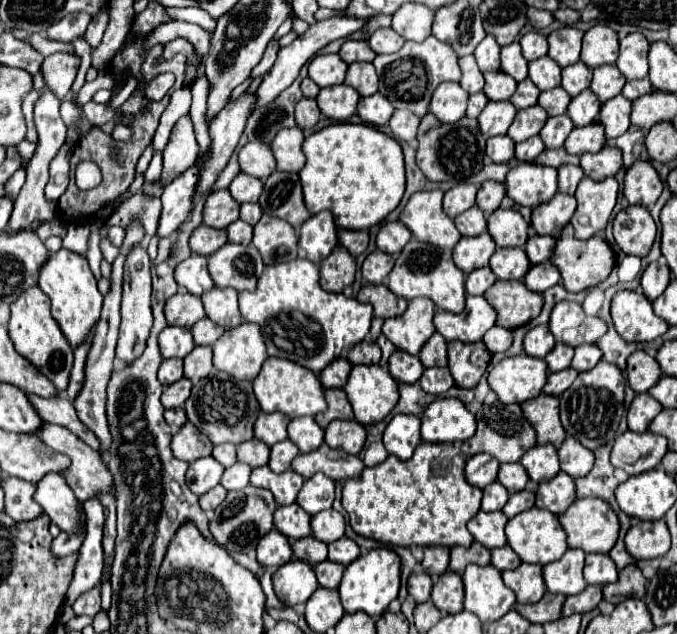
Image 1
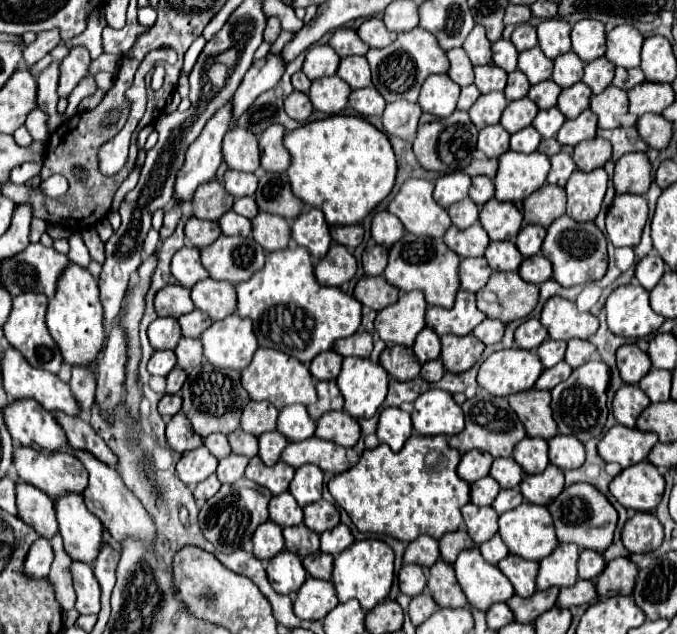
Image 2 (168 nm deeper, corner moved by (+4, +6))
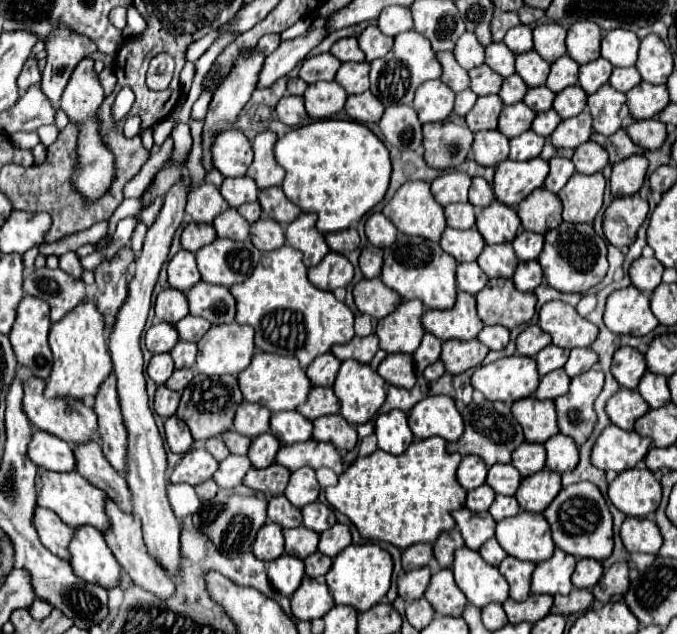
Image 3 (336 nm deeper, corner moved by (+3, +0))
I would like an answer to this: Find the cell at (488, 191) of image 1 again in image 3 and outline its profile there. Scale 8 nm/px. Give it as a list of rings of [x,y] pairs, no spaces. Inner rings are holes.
[[[474,177],[468,201],[474,207],[486,207],[486,205],[490,205],[494,201],[494,193],[492,193],[490,183],[486,179],[482,179],[482,177]]]

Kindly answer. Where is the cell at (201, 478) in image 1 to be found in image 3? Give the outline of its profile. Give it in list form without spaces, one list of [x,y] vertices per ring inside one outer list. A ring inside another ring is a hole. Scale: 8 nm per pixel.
[[[198,445],[182,457],[182,461],[176,465],[174,473],[170,475],[170,481],[198,485],[206,479],[212,479],[216,467],[218,467],[218,461],[202,445]]]

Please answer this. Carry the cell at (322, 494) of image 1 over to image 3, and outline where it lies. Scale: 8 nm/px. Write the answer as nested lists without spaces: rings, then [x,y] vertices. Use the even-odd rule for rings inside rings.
[[[302,467],[298,471],[292,471],[290,483],[288,483],[286,491],[284,491],[286,499],[290,499],[292,505],[296,505],[298,509],[302,509],[304,505],[316,501],[318,493],[320,493],[320,485],[316,481],[314,469]]]

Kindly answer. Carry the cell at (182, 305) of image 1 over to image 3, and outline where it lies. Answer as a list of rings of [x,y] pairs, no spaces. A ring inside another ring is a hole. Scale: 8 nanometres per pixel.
[[[164,289],[158,293],[156,303],[156,317],[166,323],[178,323],[182,317],[188,315],[188,301],[186,295],[178,289]]]

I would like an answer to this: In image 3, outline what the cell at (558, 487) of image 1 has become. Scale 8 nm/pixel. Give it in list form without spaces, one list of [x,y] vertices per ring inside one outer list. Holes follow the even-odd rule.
[[[542,469],[542,471],[522,479],[514,497],[518,499],[518,505],[522,511],[542,513],[554,501],[554,497],[560,493],[560,489],[562,489],[560,473]]]

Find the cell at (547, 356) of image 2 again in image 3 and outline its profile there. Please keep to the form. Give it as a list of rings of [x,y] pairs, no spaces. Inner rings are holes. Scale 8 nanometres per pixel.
[[[548,345],[544,347],[538,355],[536,355],[536,363],[538,363],[538,373],[540,375],[546,375],[554,369],[560,369],[564,367],[566,359],[568,359],[568,349],[562,349],[562,347],[556,347],[556,345]]]

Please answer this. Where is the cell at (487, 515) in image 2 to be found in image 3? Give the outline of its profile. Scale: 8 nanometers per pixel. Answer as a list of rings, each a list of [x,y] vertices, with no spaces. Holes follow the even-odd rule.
[[[462,507],[462,509],[454,511],[452,517],[454,517],[456,527],[460,529],[460,533],[464,537],[466,547],[470,547],[474,551],[478,551],[484,541],[488,541],[490,537],[494,537],[496,521],[492,519],[492,515],[488,511],[474,513],[474,511]]]

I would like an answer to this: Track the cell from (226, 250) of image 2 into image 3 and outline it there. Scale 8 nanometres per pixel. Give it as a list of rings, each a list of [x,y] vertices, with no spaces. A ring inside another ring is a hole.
[[[214,239],[196,253],[196,263],[204,283],[232,287],[244,281],[260,261],[260,251],[246,241]]]

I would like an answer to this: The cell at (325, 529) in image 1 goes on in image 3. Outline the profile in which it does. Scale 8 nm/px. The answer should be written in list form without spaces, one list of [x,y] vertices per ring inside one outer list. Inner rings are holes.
[[[314,501],[314,503],[308,503],[306,507],[302,507],[302,517],[304,517],[304,527],[308,527],[316,533],[322,533],[336,523],[334,511],[320,501]]]

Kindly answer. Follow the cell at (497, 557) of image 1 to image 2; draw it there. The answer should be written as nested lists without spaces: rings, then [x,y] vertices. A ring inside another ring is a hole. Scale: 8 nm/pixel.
[[[495,535],[495,537],[491,537],[487,543],[479,545],[479,551],[481,551],[483,559],[489,561],[491,565],[497,565],[501,559],[505,559],[505,557],[509,555],[507,545],[503,543],[503,539],[501,539],[499,535]]]

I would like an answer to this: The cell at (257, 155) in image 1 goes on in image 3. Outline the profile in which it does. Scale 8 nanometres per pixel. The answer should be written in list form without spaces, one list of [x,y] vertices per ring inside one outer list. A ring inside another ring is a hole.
[[[236,129],[218,133],[210,153],[212,153],[212,165],[224,177],[246,175],[246,169],[250,167],[250,141]]]

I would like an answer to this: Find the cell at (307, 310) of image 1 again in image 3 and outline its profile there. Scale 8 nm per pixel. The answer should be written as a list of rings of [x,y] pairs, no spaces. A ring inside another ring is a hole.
[[[290,245],[278,251],[262,253],[254,273],[230,287],[236,299],[236,323],[250,325],[256,331],[256,349],[292,355],[306,369],[318,355],[328,353],[332,345],[346,343],[354,337],[354,313],[330,291],[320,291],[306,277],[302,253]]]

